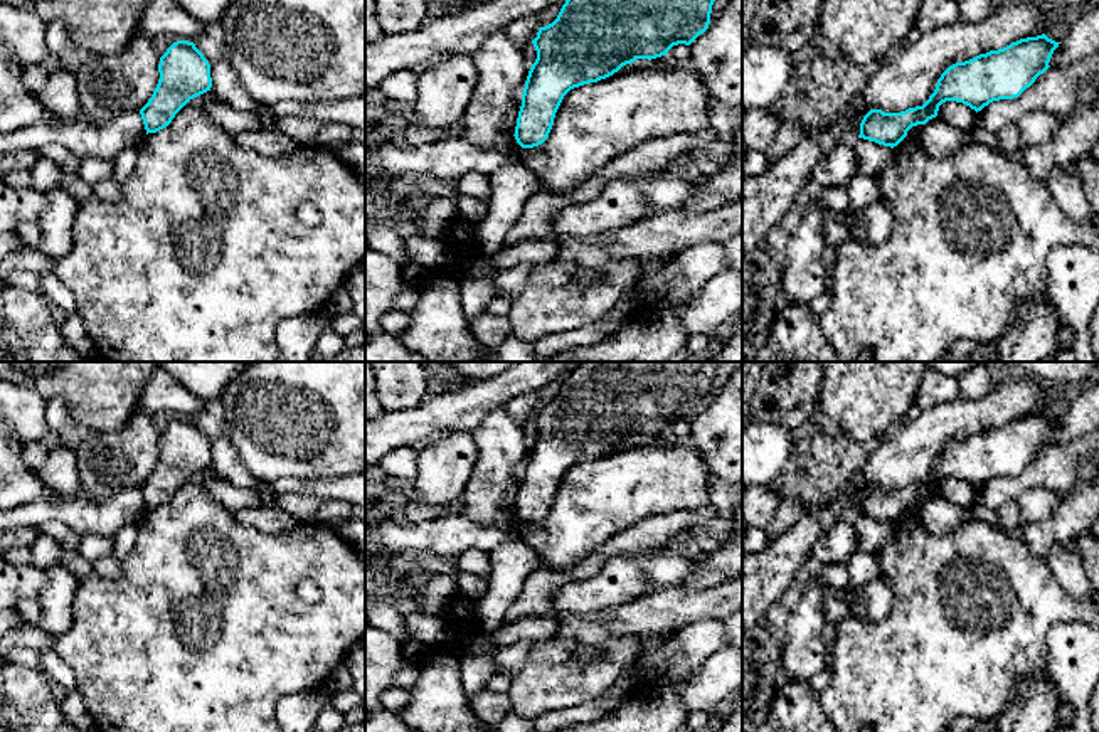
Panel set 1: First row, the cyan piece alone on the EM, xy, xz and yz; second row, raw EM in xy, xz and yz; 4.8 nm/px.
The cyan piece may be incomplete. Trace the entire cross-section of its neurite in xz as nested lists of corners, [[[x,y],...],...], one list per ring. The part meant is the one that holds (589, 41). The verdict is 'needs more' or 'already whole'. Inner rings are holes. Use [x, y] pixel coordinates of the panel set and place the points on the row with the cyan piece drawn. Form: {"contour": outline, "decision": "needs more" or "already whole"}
{"contour": [[[565,0],[557,19],[540,27],[532,40],[537,59],[532,64],[515,126],[515,140],[522,148],[542,145],[552,130],[555,113],[564,96],[579,86],[597,82],[618,72],[636,59],[656,59],[678,44],[690,45],[709,29],[712,5],[715,0]]], "decision": "already whole"}

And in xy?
{"contour": [[[177,40],[160,57],[160,79],[140,109],[146,135],[168,126],[175,114],[194,98],[210,91],[210,64],[194,42]]], "decision": "already whole"}

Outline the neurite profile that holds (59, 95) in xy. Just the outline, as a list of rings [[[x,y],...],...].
[[[62,66],[49,72],[37,98],[56,123],[64,123],[81,114],[76,72]]]

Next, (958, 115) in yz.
[[[946,101],[939,106],[937,118],[953,128],[971,131],[976,126],[976,111],[956,101]]]

